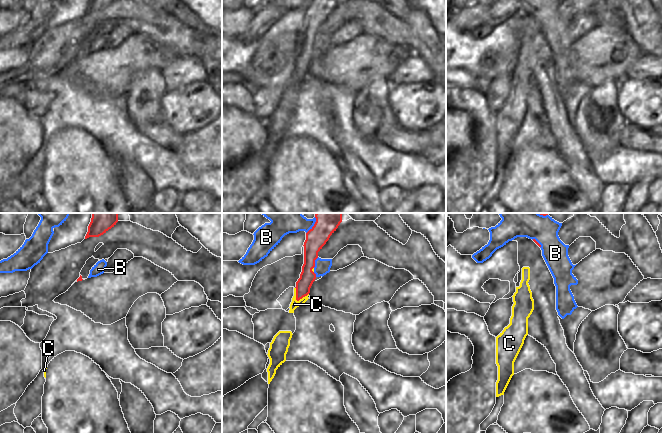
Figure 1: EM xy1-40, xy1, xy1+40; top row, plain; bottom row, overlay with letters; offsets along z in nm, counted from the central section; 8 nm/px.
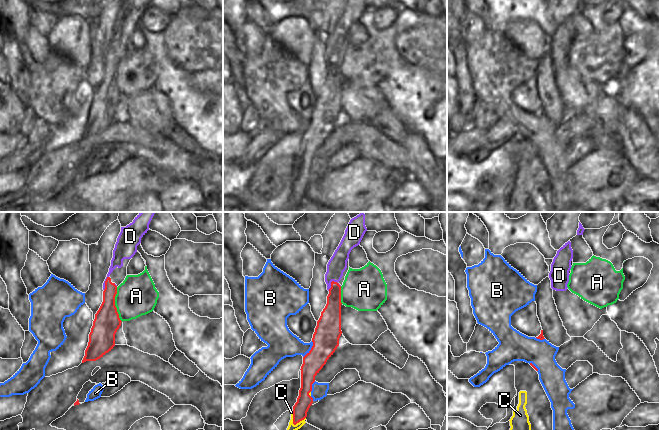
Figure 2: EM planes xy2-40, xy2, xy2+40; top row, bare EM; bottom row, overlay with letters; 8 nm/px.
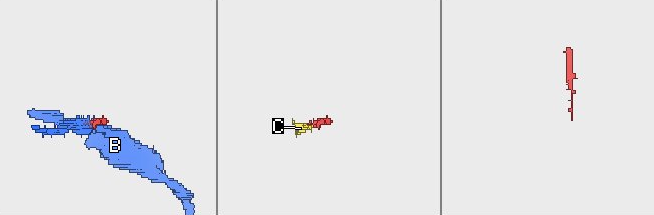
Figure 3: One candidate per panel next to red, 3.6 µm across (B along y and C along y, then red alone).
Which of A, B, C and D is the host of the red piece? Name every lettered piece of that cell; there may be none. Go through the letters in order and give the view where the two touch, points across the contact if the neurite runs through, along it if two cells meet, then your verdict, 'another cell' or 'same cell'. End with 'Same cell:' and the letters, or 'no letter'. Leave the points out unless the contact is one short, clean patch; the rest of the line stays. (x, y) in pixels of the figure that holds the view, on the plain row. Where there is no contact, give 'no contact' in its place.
A: contact in xy2-40; border xy2-40 (116, 63), (115, 83), (118, 93), (122, 97); another cell
B: contact in xy2; another cell
C: contact in xy1; way xy1 (307, 53), (301, 70), (296, 75), (294, 80); same cell
D: contact in xy2; way xy2 (331, 89), (331, 58), (337, 40); same cell
Same cell: C, D

